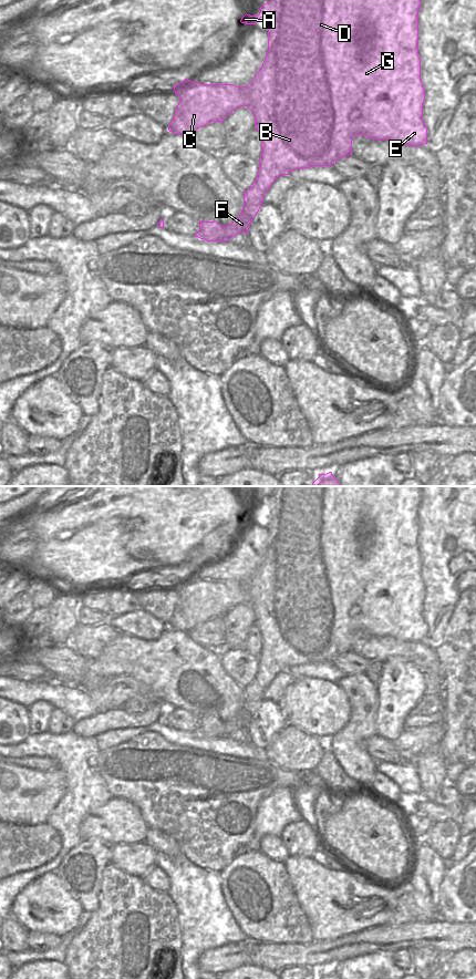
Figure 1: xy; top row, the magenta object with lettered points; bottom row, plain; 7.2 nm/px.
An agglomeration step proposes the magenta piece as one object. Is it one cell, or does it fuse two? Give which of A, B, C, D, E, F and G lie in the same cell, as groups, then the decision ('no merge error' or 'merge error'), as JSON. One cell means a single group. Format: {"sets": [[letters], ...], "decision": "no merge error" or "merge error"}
{"sets": [["A", "B", "C", "D", "E", "F", "G"]], "decision": "no merge error"}

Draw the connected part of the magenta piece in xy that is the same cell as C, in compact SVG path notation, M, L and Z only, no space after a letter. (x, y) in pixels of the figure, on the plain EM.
M276 486L272 495L262 501L258 512L245 511L240 518L256 521L262 514L268 517L268 548L266 555L247 583L234 580L200 580L185 575L174 581L179 599L175 606L168 627L178 631L189 632L194 627L211 619L224 618L224 615L240 602L247 602L255 612L255 625L261 632L261 652L255 679L244 688L241 710L229 721L223 722L216 718L199 718L199 728L194 731L207 738L228 738L231 733L248 729L250 719L263 700L263 692L280 671L289 671L290 667L309 664L311 662L332 662L338 656L352 651L352 635L364 631L371 636L391 636L397 640L422 642L427 640L427 624L423 617L423 599L425 586L421 577L421 555L418 553L418 506L423 486Z

